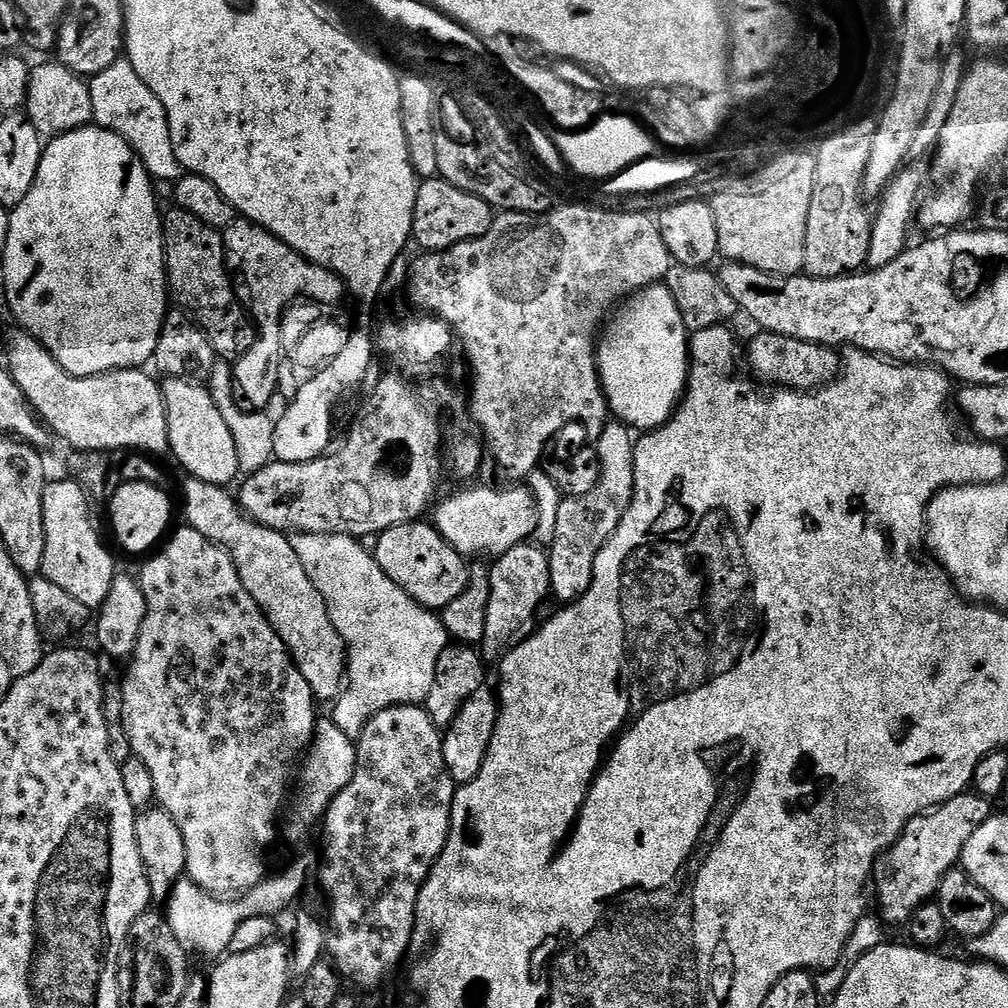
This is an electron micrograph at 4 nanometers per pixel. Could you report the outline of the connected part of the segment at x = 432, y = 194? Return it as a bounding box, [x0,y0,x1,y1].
[412,178,494,252]

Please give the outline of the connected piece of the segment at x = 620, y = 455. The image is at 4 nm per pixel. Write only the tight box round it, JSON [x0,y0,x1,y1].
[550,422,636,602]

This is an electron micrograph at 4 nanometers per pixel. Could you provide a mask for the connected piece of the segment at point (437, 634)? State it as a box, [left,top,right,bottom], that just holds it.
[291,532,450,738]

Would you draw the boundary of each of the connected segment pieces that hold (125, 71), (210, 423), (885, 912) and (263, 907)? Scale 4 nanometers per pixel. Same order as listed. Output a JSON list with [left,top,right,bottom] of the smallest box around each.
[[87,58,182,181],[160,377,241,486],[874,795,990,925],[166,854,311,957]]

